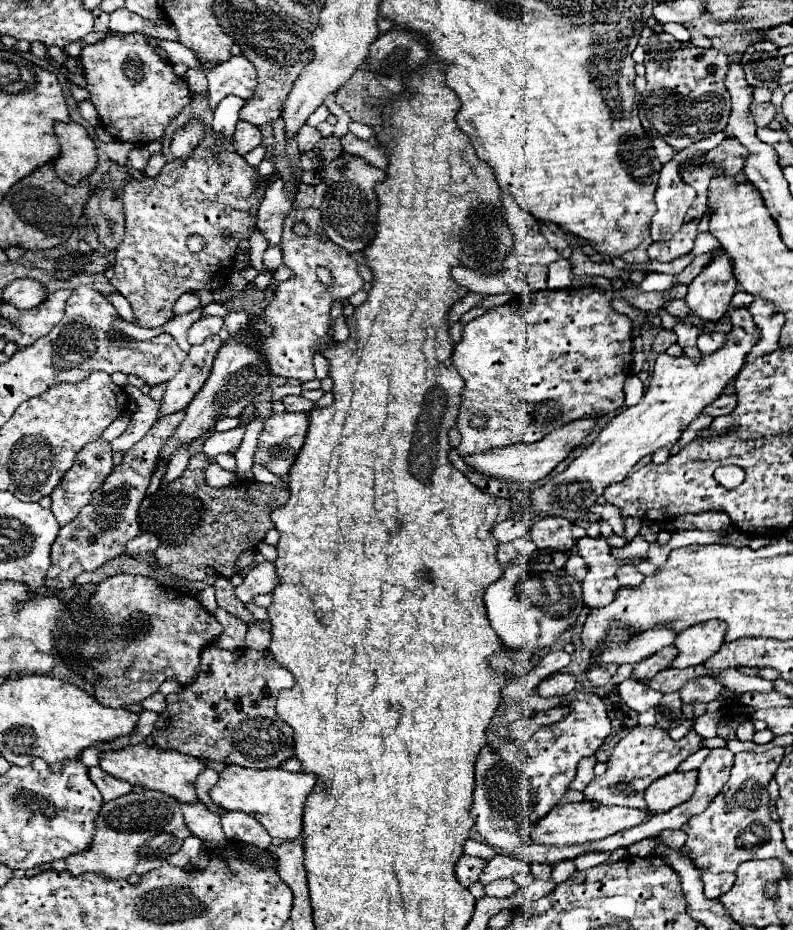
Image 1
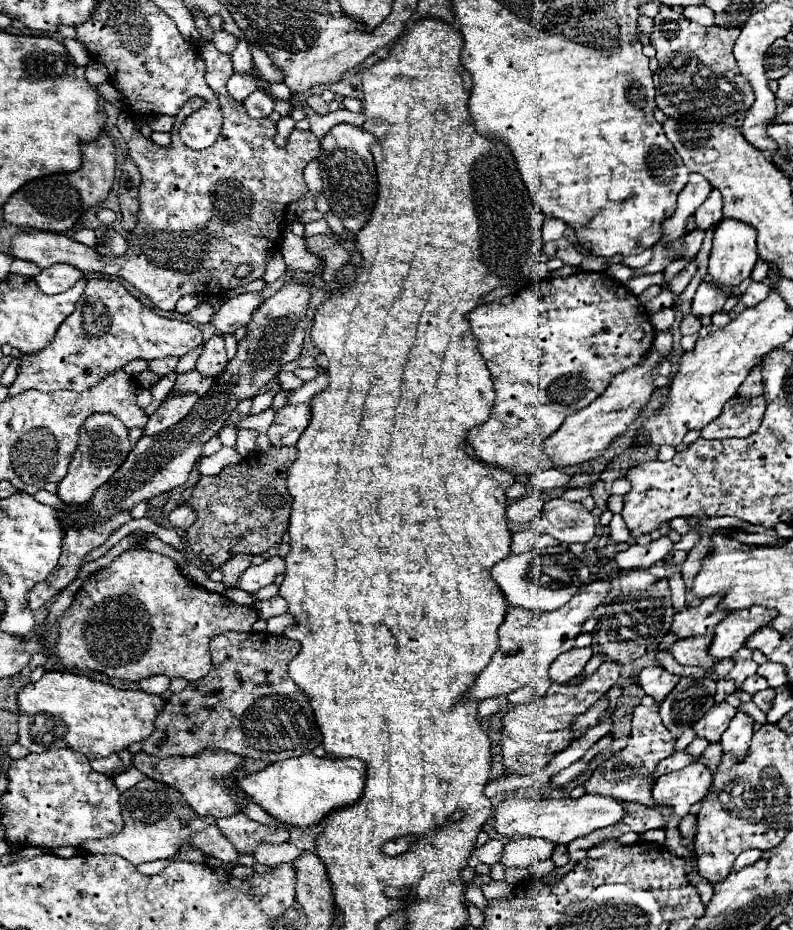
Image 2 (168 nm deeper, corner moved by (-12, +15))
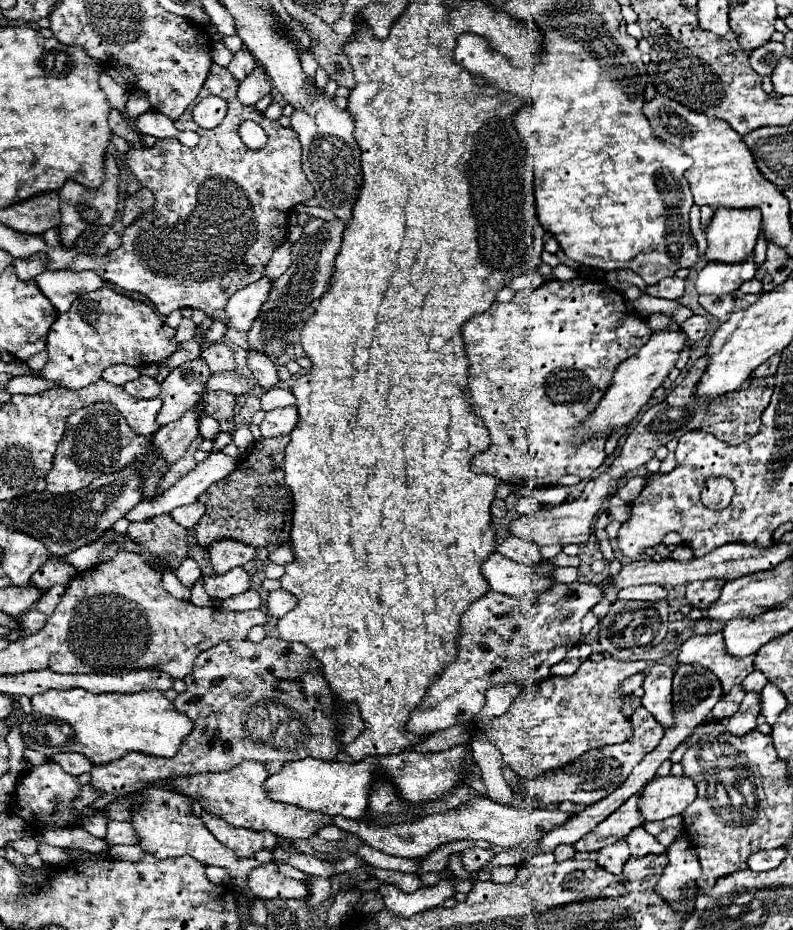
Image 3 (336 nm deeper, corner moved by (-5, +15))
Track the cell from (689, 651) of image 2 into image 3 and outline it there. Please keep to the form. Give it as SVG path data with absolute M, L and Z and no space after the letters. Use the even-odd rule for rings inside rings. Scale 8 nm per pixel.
M721 633L713 635L693 635L679 649L679 663L705 665L723 683L725 693L739 685L751 671L755 655L733 657L725 651L725 641Z

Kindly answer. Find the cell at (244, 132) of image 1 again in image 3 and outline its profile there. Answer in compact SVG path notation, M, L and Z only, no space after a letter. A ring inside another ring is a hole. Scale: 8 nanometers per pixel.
M257 63L253 73L245 77L245 81L241 81L239 85L239 101L243 101L243 105L255 105L261 97L269 95L269 91L271 91L271 81L265 73L265 67Z

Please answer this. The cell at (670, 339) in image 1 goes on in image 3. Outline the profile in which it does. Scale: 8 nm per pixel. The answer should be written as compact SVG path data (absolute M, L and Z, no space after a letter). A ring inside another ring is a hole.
M693 315L691 319L687 319L681 329L685 331L685 335L695 343L695 341L701 341L709 335L709 319L703 317L703 315Z

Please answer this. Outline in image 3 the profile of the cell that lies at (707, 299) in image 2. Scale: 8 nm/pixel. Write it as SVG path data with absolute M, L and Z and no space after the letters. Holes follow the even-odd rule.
M753 257L741 263L721 263L721 261L711 261L705 265L703 271L699 271L699 277L695 281L697 291L711 293L711 295L725 295L733 293L741 287L741 283L749 281L755 277L757 265Z

